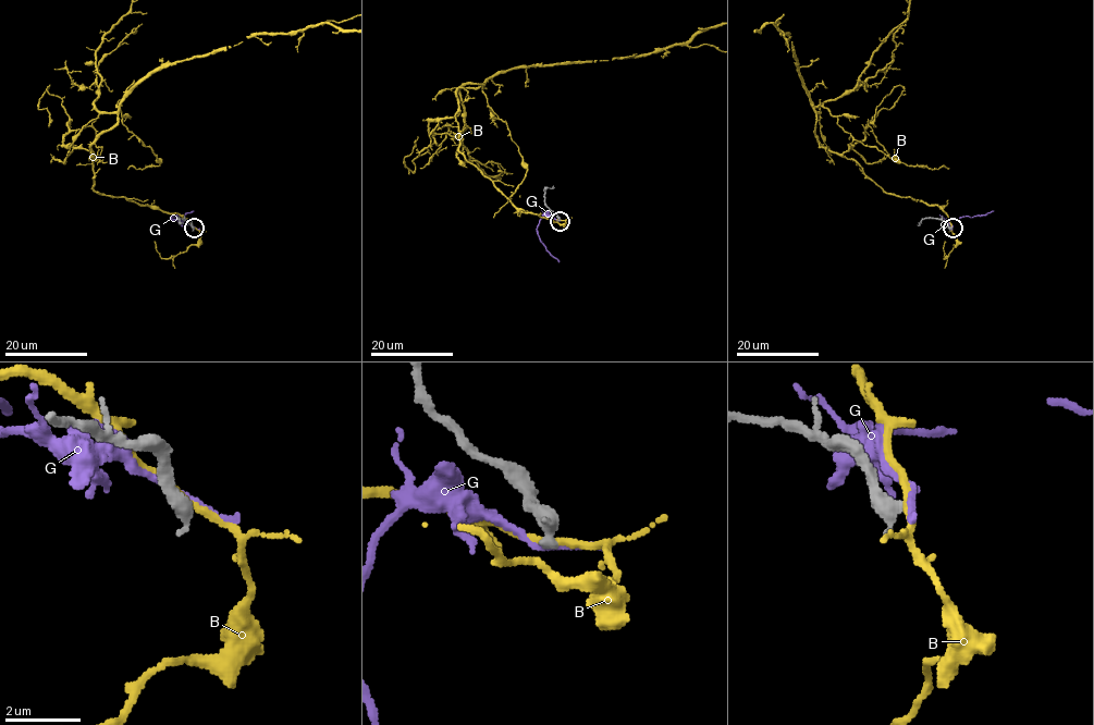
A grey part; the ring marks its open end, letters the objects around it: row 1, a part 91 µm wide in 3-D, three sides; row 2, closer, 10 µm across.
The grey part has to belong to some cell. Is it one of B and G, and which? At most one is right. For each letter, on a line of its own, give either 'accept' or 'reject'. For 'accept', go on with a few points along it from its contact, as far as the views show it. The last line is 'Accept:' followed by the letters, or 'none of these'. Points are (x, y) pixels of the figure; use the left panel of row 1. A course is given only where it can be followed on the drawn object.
B: reject
G: reject
Accept: none of these

